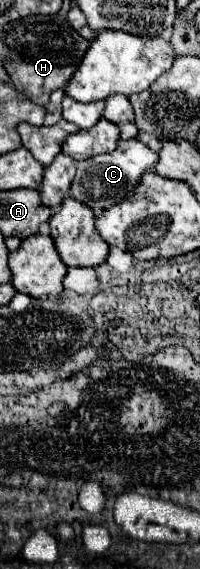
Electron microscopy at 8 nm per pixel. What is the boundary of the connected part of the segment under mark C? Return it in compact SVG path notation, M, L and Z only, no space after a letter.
M135 139L119 141L113 153L101 153L77 163L77 173L71 181L69 195L87 205L97 215L103 211L103 207L111 207L113 203L125 199L125 195L129 195L129 191L133 191L137 185L137 179L141 179L145 171L153 171L153 163L157 163L157 153L151 151L145 143Z

